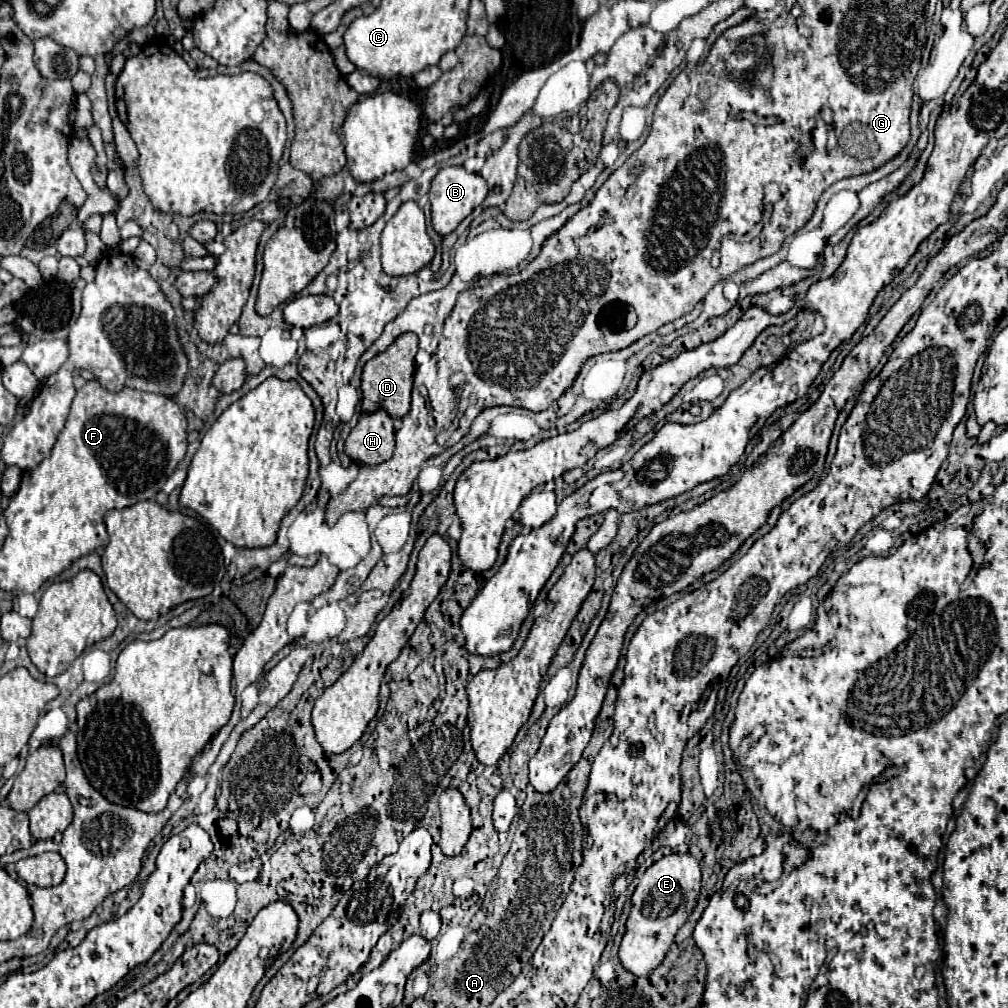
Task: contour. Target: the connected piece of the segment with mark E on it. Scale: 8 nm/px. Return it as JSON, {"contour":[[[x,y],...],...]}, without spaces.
{"contour":[[[671,853],[655,861],[641,877],[635,893],[633,907],[627,919],[627,931],[621,941],[621,963],[633,975],[649,975],[667,955],[679,927],[691,915],[701,893],[701,865],[691,853]]]}

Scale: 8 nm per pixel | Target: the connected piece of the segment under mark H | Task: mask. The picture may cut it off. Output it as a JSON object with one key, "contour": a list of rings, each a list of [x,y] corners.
{"contour":[[[383,409],[375,413],[363,413],[345,441],[345,453],[357,465],[379,465],[389,461],[393,447],[393,419]]]}

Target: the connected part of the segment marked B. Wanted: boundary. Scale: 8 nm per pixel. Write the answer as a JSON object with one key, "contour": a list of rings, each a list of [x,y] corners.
{"contour":[[[443,167],[443,169],[439,169],[439,173],[431,181],[431,189],[429,189],[433,229],[441,237],[449,235],[473,211],[475,205],[483,203],[483,199],[487,197],[487,193],[489,193],[489,187],[487,187],[487,183],[483,181],[481,175],[467,173],[463,167]]]}

